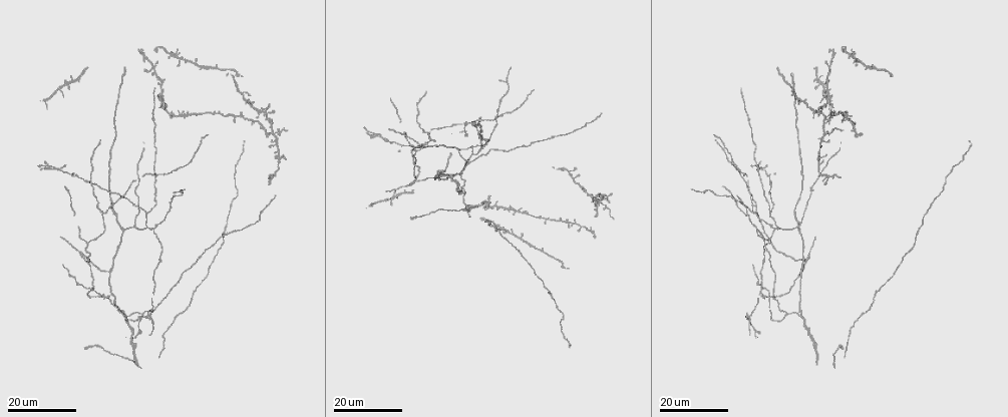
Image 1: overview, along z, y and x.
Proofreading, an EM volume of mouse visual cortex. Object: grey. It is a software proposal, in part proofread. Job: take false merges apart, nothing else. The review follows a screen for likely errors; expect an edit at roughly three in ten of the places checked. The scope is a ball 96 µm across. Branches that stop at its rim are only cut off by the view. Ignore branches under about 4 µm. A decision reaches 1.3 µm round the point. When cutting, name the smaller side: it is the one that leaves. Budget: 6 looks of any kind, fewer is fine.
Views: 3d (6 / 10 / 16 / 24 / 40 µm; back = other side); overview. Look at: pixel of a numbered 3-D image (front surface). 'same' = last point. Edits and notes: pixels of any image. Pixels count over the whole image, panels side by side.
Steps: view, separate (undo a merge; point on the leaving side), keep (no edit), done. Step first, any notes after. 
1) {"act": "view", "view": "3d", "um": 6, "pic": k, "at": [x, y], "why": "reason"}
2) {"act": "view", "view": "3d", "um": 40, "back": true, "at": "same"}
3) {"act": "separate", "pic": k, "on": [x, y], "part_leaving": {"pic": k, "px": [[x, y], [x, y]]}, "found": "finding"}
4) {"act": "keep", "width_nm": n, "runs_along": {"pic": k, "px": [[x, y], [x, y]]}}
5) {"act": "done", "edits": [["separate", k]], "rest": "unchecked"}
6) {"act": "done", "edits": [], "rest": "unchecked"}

{"act": "view", "view": "3d", "um": 24, "pic": 1, "at": [127, 314], "why": "three arms meet"}

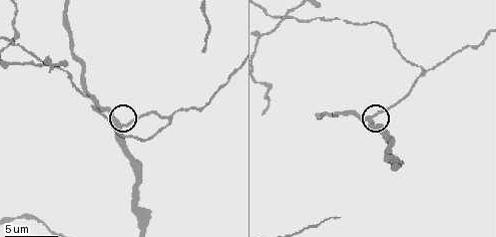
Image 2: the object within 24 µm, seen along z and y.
{"act": "view", "view": "3d", "um": 6, "pic": 2, "at": [122, 126]}

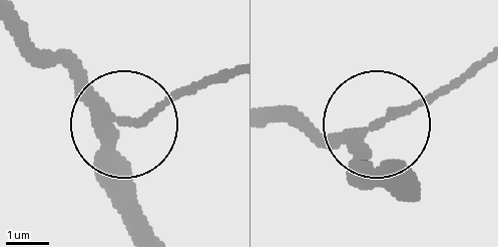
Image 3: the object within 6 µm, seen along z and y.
{"act": "keep", "width_nm": 280, "runs_along": {"pic": 3, "px": [[19, 25], [126, 118], [209, 82]]}, "found": "all the same cell"}

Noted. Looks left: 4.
{"act": "view", "view": "3d", "um": 24, "pic": 1, "at": [86, 242], "why": "three arms meet"}

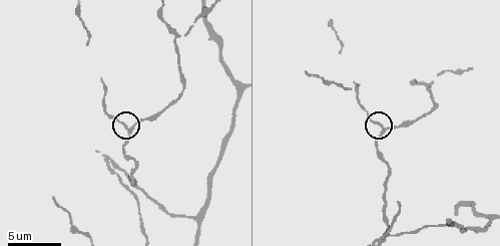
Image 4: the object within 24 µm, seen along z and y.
{"act": "view", "view": "3d", "um": 10, "pic": 4, "at": [131, 130]}

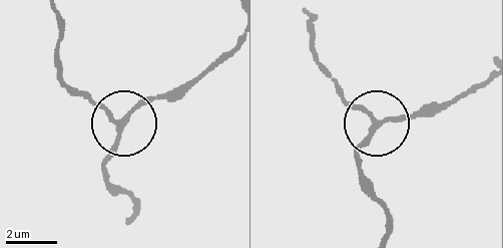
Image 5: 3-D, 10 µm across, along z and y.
{"act": "keep", "width_nm": 170, "runs_along": {"pic": 5, "px": [[127, 223], [133, 208], [107, 178], [114, 118], [77, 88]]}, "found": "continuous, no second cell"}

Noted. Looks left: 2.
{"act": "view", "view": "3d", "um": 16, "pic": 1, "at": [797, 225], "why": "a fork"}

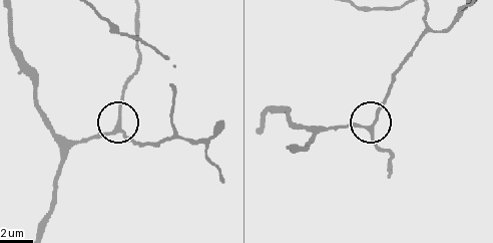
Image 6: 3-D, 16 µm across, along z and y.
{"act": "view", "view": "3d", "um": 10, "pic": 6, "at": [121, 129]}

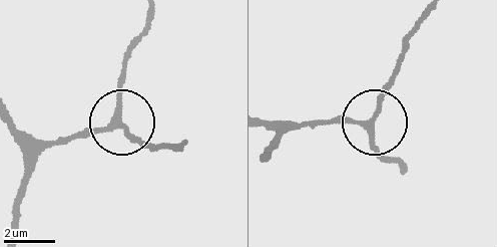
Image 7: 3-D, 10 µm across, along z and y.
{"act": "keep", "runs_along": {"pic": 7, "px": [[266, 153], [287, 132], [317, 120], [373, 118], [399, 70]]}, "found": "continuous, no second cell"}

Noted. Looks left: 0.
{"act": "done", "edits": [], "rest": "unchecked"}

